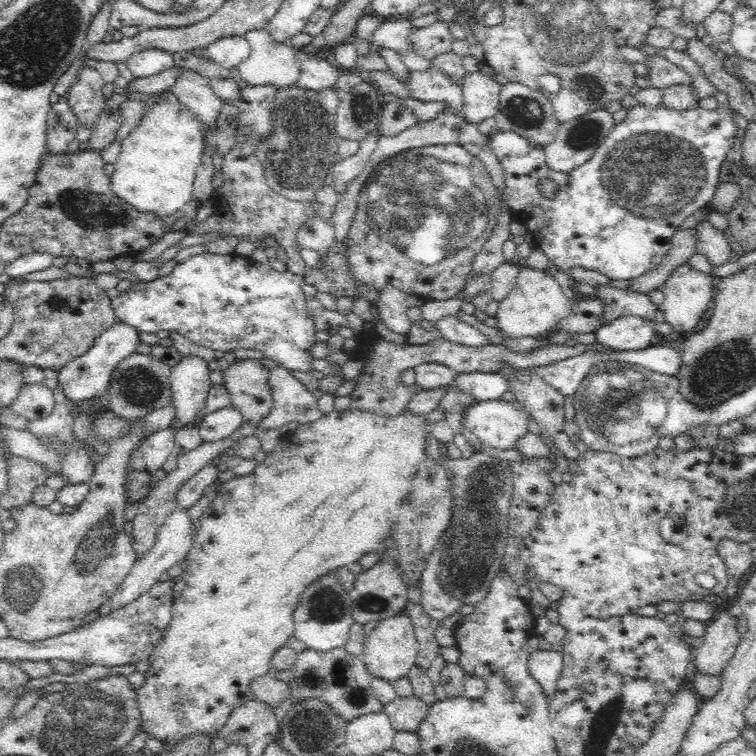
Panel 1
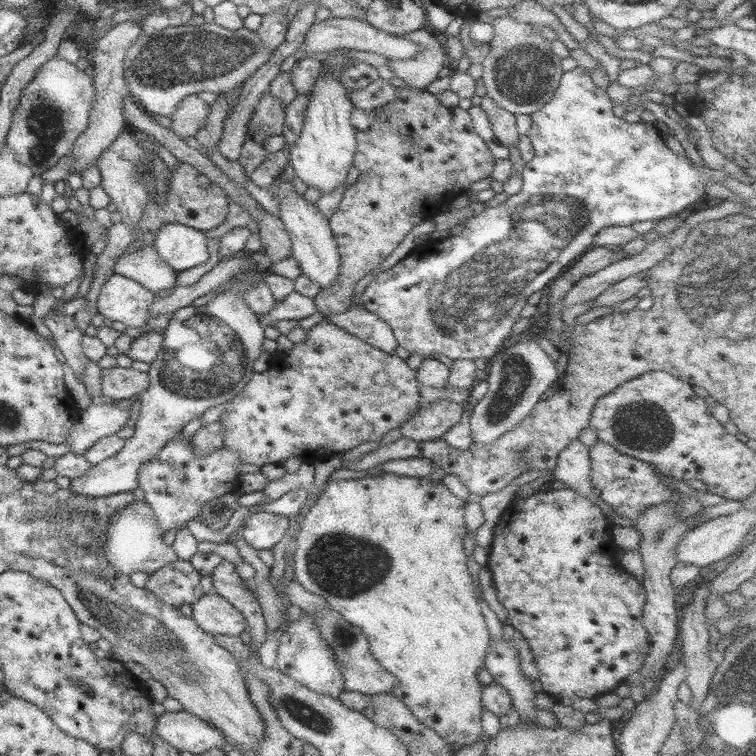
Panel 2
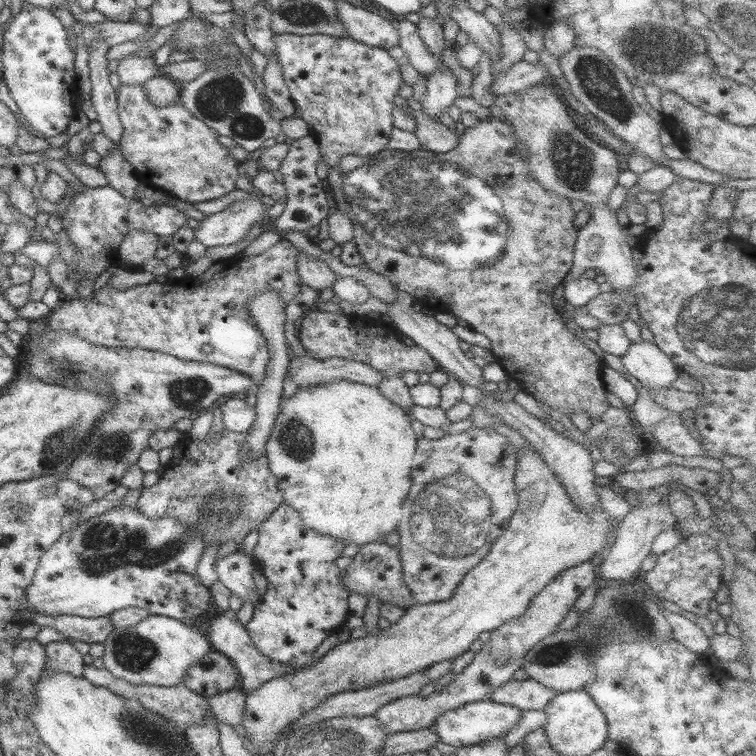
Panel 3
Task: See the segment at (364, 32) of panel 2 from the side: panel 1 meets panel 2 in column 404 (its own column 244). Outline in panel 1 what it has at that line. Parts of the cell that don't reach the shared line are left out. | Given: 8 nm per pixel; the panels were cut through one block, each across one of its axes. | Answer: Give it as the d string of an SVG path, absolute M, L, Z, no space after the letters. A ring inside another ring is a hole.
M224 36L204 50L208 60L226 69L237 68L250 52L250 44L243 36Z

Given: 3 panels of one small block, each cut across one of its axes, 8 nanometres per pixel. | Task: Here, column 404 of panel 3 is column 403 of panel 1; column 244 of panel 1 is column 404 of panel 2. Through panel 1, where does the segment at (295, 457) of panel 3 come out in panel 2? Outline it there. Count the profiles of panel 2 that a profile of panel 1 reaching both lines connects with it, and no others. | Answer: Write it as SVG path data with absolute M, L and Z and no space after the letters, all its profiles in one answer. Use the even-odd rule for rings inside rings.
M382 471L379 475L372 475L360 479L337 479L328 482L319 499L313 503L302 522L298 532L298 539L294 544L295 577L305 590L324 598L332 610L341 614L350 624L358 627L364 638L368 639L370 653L380 666L388 673L392 673L398 680L397 686L390 690L393 697L399 698L412 711L418 722L434 730L438 736L445 739L457 751L474 744L482 738L480 717L482 711L481 690L484 688L477 681L477 674L485 665L488 648L490 647L490 633L480 611L474 584L468 572L468 559L464 554L463 540L467 534L464 519L464 507L467 501L452 494L442 480L426 478L412 478Z

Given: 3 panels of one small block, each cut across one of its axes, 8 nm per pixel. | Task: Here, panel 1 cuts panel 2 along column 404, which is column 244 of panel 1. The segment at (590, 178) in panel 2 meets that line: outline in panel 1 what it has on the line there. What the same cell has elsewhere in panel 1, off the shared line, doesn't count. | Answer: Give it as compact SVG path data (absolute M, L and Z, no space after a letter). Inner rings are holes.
M204 251L201 254L190 256L186 258L182 263L177 264L173 270L162 278L157 278L156 280L151 280L148 282L140 281L135 284L133 288L126 292L121 293L116 298L111 299L111 305L114 309L115 316L117 317L117 322L124 322L133 328L136 328L138 332L158 332L160 330L165 330L170 333L178 333L184 338L190 340L194 344L210 348L210 350L222 350L230 351L234 348L246 348L246 350L258 350L264 354L263 358L268 358L268 360L274 360L278 362L282 368L285 368L290 373L302 371L311 372L312 360L310 357L310 348L316 344L316 328L314 325L314 320L312 316L308 315L308 309L306 309L306 298L302 292L303 275L298 275L290 272L286 269L283 272L276 271L268 265L260 263L260 260L253 260L248 257L240 257L235 252L230 254L211 254L208 251Z

